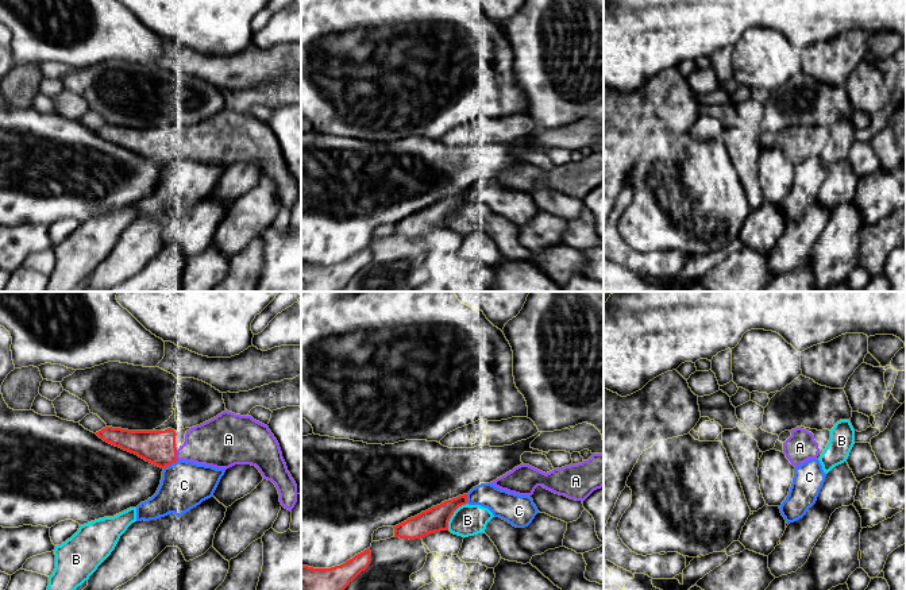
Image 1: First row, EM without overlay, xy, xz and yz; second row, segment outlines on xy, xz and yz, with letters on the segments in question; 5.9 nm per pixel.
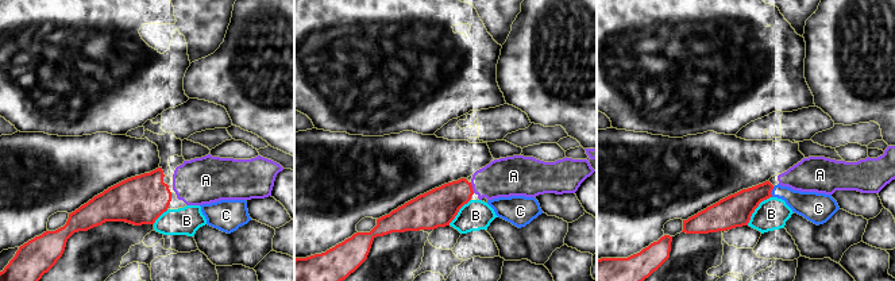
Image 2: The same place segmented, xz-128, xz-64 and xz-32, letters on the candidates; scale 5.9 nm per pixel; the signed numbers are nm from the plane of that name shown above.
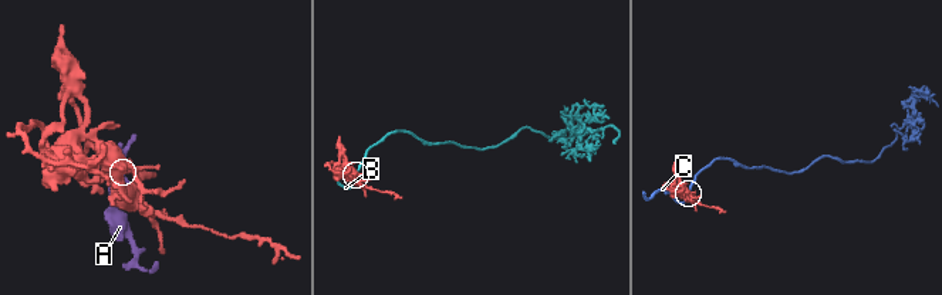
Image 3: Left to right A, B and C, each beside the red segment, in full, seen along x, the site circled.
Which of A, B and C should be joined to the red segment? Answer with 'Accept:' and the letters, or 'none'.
Accept: A

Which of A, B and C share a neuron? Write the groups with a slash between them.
A / B C

